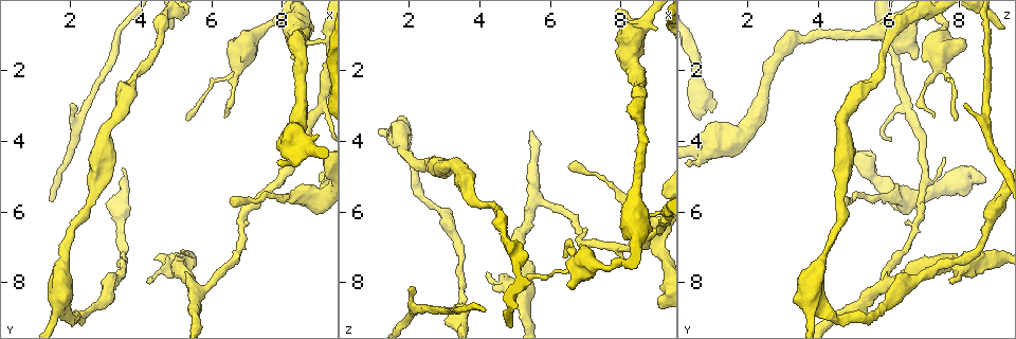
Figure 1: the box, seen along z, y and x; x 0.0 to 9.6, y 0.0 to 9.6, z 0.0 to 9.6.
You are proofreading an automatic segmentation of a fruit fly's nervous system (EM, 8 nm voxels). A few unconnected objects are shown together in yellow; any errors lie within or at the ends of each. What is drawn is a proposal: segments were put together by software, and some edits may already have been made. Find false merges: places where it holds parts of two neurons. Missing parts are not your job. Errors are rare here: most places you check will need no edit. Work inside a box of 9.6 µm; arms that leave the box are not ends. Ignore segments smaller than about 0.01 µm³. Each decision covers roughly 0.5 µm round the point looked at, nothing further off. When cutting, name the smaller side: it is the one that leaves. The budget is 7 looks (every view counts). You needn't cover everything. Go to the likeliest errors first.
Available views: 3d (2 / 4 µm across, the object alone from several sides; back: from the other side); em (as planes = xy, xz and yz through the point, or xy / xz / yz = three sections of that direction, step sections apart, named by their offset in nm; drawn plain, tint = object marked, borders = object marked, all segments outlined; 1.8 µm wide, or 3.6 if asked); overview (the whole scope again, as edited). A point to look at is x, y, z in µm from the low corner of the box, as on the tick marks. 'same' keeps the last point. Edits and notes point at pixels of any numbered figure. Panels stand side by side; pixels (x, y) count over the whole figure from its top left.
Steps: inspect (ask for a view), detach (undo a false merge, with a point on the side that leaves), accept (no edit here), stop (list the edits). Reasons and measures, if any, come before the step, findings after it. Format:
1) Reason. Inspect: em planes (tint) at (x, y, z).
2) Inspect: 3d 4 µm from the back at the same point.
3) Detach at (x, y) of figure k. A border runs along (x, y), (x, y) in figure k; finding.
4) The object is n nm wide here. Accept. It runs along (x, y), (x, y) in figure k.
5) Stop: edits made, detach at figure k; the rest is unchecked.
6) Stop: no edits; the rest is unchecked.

A fork. Inspect: em planes (tint) at (5.70, 8.15, 5.75).

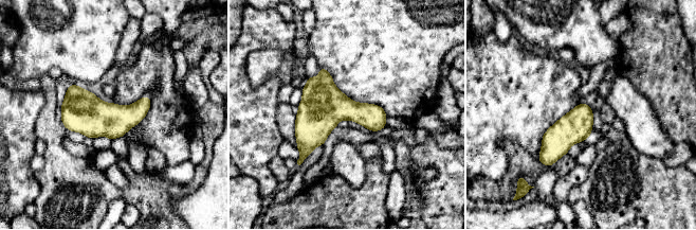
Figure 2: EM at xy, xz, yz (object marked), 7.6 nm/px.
Accept. One neuron here.

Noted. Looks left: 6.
Branch point. Inspect: 3d 4 µm from the back at (2.15, 3.45, 8.70).

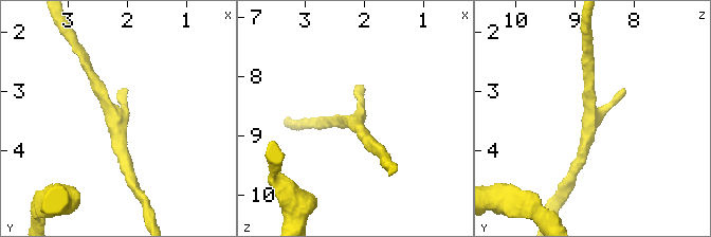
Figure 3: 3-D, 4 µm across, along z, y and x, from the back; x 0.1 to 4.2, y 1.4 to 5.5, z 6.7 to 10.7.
Inspect: em xy step 16 (tint) at (2.20, 3.50, 8.75).

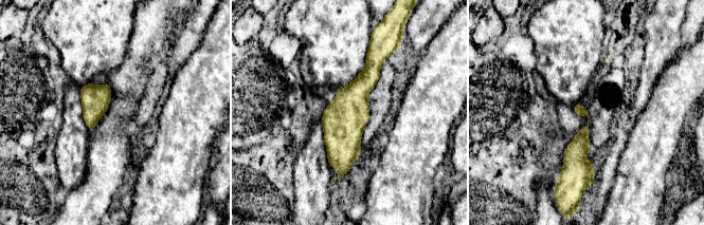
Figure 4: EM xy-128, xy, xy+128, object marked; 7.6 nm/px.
Another direction. Inspect: em yz step 8 (tint) at the same point.

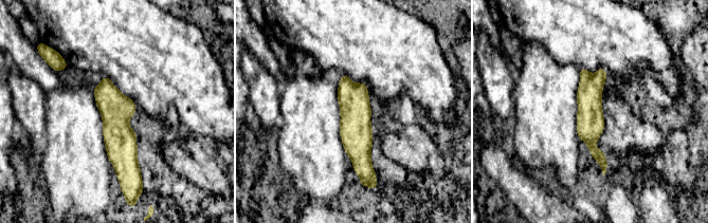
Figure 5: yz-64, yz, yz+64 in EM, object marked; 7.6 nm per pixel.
Accept. It runs along (344, 77), (365, 174) in figure 5; all the same neuron.

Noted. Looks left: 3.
Sudden change in width. Inspect: em xy step 8 (borders) at (7.70, 0.60, 7.60).

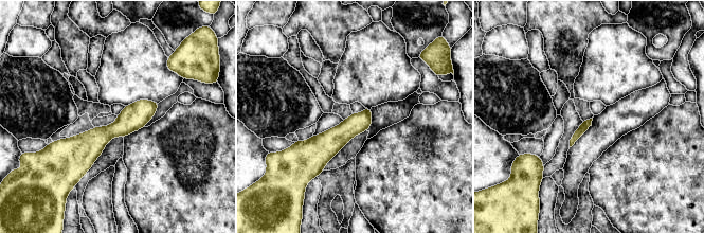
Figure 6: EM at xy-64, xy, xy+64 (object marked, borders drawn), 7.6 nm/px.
Cut it another way. Inspect: em planes (borders) at the same point.

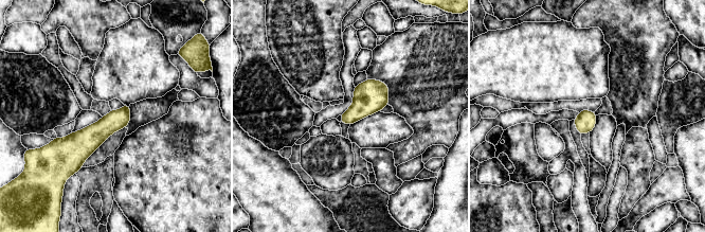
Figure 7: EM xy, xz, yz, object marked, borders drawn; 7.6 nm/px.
The object is 150 nm wide here. Accept. It runs along (127, 107), (75, 148), (59, 148) in figure 7; all the same neuron.

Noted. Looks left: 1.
Stop: no edits; the rest is unchecked.

